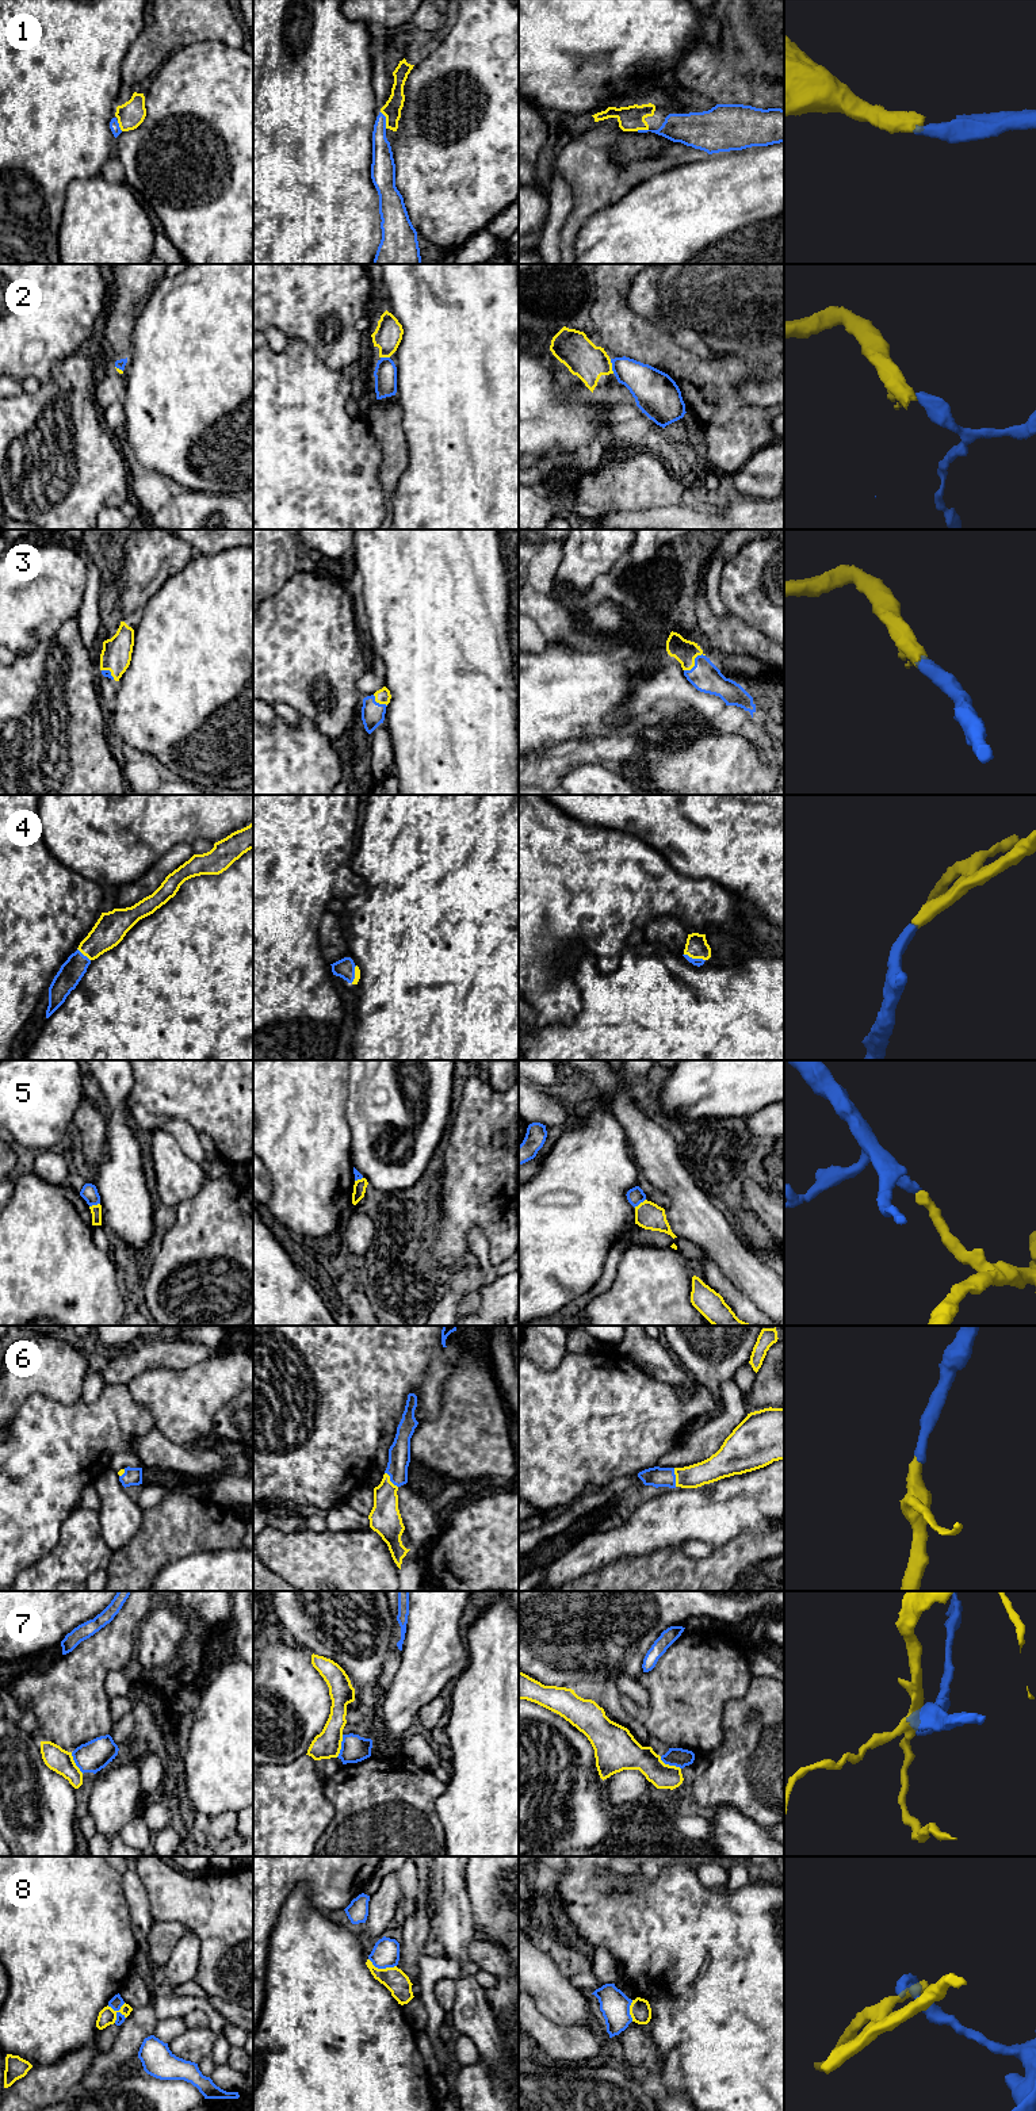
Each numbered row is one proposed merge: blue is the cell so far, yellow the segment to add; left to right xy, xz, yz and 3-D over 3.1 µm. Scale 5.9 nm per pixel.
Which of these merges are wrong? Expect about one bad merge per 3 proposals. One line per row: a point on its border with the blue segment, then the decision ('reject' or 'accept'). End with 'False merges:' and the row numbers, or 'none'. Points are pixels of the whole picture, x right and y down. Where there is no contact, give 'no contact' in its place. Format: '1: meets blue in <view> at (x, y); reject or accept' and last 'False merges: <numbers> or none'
1: meets blue in xz at (385, 119); accept
2: meets blue in yz at (612, 366); reject
3: meets blue in yz at (695, 662); accept
4: meets blue in yz at (695, 959); accept
5: meets blue in yz at (639, 1203); reject
6: meets blue in yz at (675, 1477); accept
7: meets blue in yz at (669, 1765); reject
8: meets blue in xz at (382, 1968); reject
False merges: 2, 5, 7, 8

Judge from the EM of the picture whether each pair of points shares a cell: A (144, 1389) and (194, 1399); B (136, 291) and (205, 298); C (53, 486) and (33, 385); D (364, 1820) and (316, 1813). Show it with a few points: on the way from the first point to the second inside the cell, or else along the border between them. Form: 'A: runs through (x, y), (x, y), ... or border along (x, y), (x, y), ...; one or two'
A: runs through (156, 1389), (175, 1399), (182, 1399); one
B: border along (164, 278), (153, 290), (136, 321); two
C: border along (41, 383), (35, 392), (25, 393); two
D: border along (324, 1786), (333, 1819), (316, 1842); two

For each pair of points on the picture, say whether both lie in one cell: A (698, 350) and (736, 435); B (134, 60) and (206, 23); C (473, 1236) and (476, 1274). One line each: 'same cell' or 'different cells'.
A: different cells
B: same cell
C: different cells

